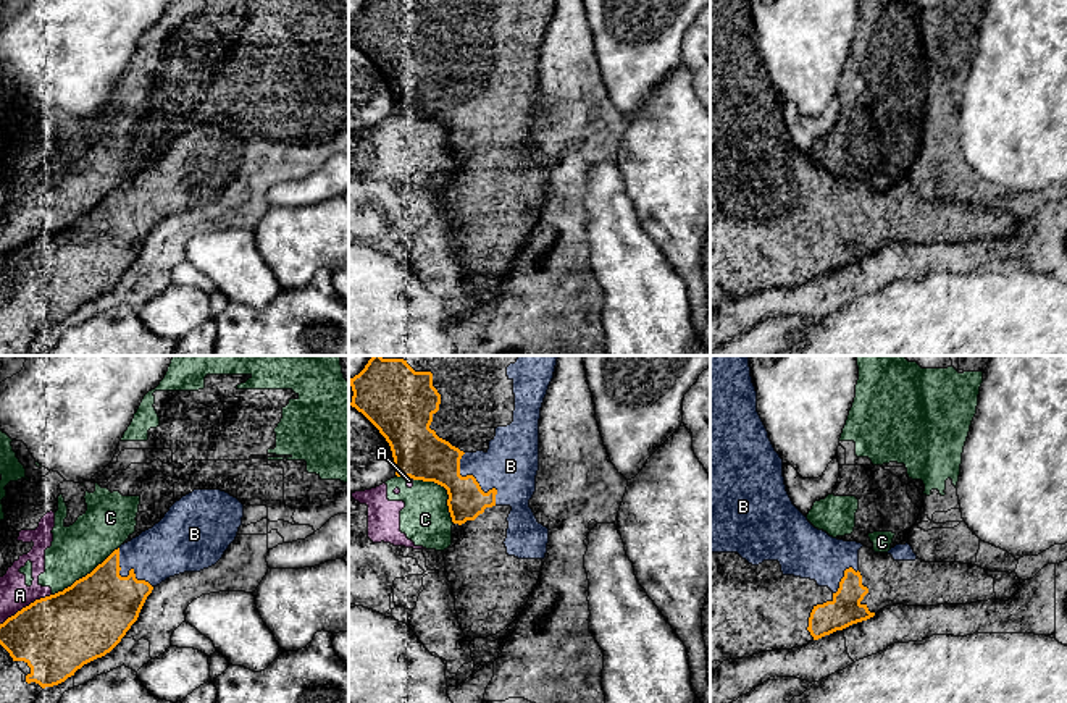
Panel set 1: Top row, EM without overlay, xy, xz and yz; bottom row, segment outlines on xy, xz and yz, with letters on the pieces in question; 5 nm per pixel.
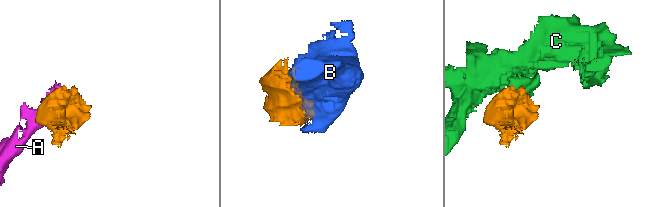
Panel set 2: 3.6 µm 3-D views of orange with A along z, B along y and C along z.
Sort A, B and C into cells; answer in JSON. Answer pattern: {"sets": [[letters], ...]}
{"sets": [["A", "C"], ["B"]]}

